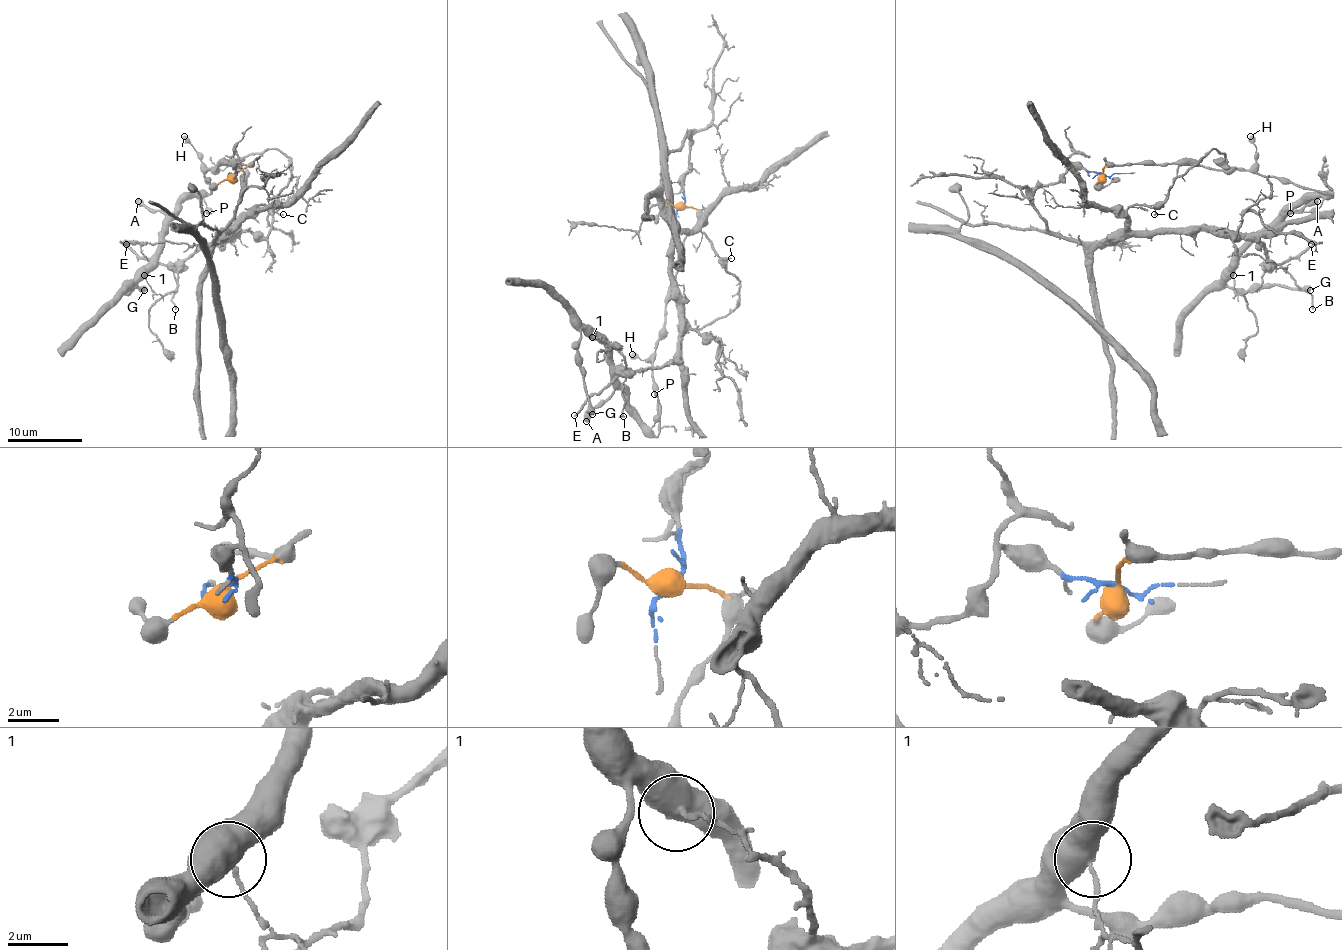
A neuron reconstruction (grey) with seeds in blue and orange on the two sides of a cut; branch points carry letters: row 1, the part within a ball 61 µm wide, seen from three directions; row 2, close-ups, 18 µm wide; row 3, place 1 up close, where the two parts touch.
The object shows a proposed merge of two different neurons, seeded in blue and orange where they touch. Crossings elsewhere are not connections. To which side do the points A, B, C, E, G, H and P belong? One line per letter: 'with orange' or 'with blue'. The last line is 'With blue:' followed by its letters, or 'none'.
A: with orange
B: with blue
C: with blue
E: with blue
G: with orange
H: with orange
P: with orange
With blue: B, C, E

